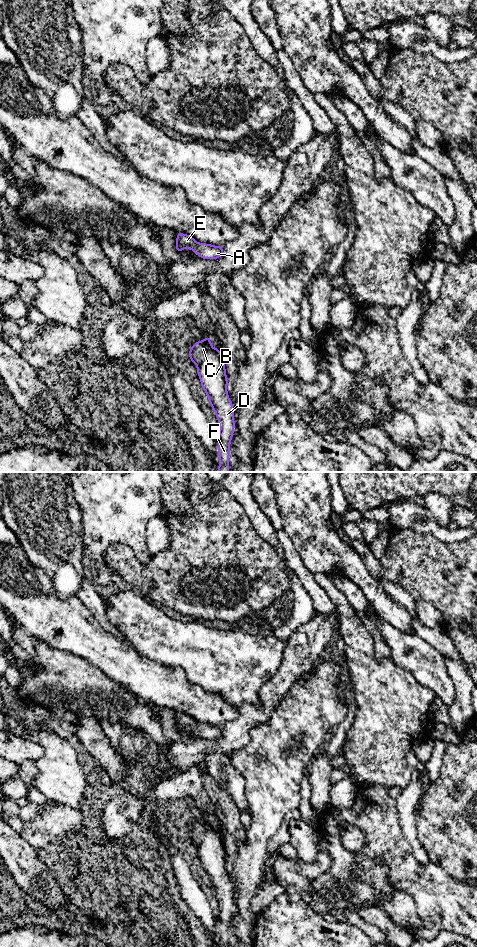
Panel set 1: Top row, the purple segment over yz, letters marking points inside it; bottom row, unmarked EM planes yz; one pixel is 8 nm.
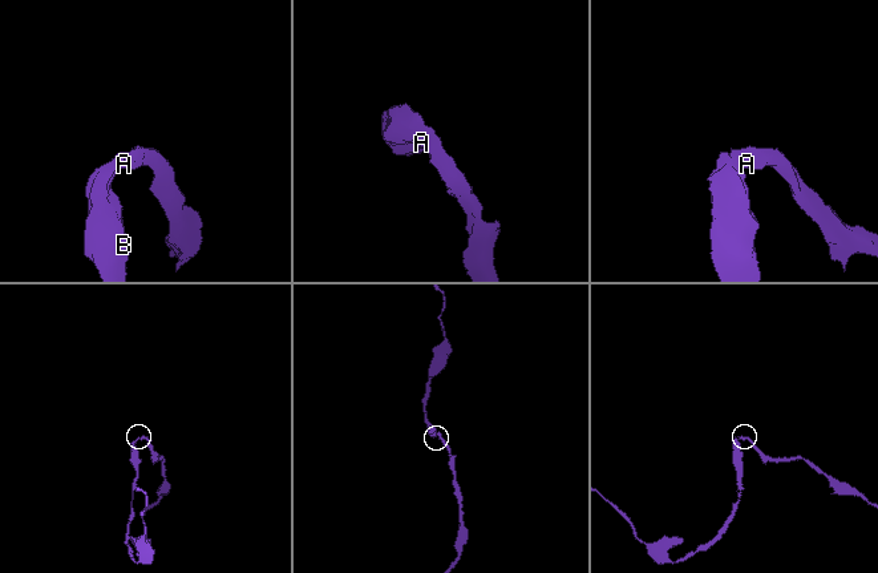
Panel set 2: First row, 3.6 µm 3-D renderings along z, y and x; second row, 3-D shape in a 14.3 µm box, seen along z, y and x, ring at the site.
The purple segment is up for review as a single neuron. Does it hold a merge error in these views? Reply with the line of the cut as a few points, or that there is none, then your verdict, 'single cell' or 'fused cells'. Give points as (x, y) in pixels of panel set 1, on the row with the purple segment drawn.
cut none; single cell

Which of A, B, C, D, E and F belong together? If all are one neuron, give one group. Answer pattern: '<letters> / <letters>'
A B C D E F

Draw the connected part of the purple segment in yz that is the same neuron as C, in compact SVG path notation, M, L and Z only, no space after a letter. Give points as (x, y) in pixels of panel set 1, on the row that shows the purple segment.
M205 336L203 341L197 341L190 347L189 358L197 365L197 373L201 381L201 386L208 395L210 406L215 411L219 423L219 435L217 439L219 442L218 456L220 458L220 464L217 472L229 472L229 448L235 428L234 409L227 393L228 380L224 359L222 358L221 351L216 347L212 348L211 344L211 338L207 336Z

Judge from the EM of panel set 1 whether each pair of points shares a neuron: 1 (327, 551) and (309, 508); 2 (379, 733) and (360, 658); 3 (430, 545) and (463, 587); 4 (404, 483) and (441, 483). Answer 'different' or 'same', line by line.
1: same
2: same
3: same
4: same

